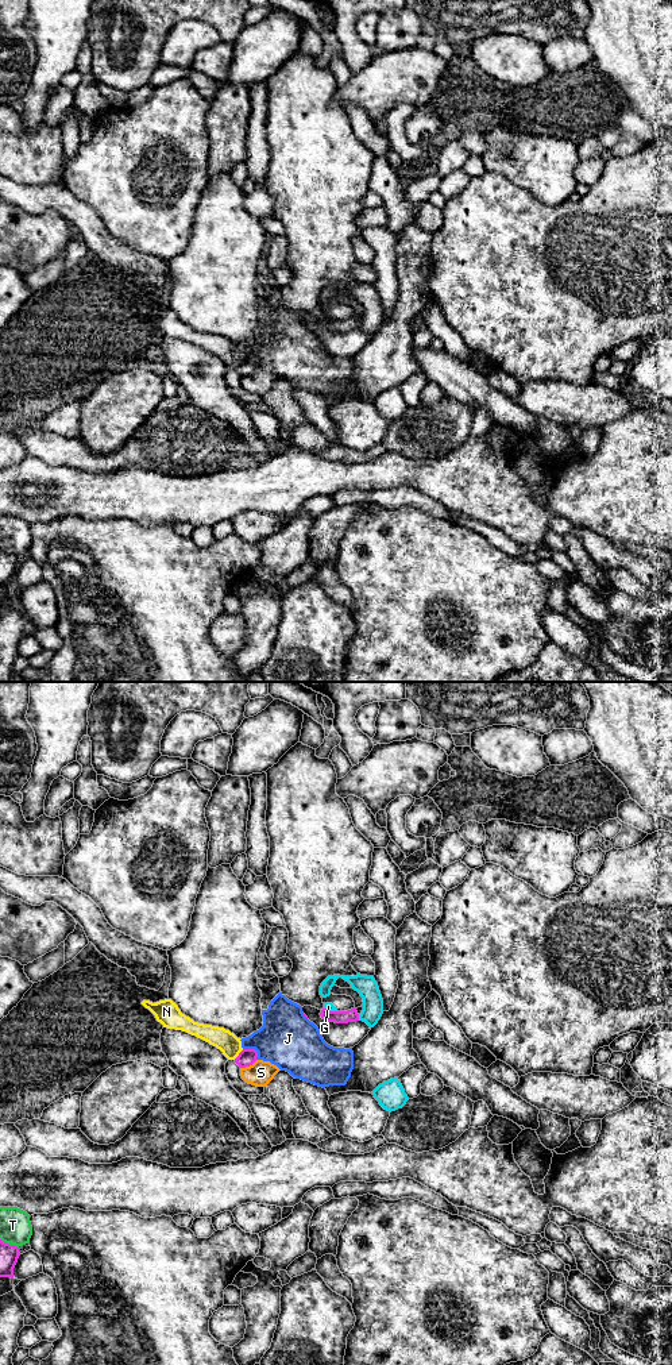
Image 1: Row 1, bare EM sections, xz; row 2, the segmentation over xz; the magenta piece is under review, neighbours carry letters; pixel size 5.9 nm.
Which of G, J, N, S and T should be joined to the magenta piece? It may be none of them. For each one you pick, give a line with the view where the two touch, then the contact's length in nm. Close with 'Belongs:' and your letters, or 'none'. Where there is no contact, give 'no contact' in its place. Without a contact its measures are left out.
Belongs: none

